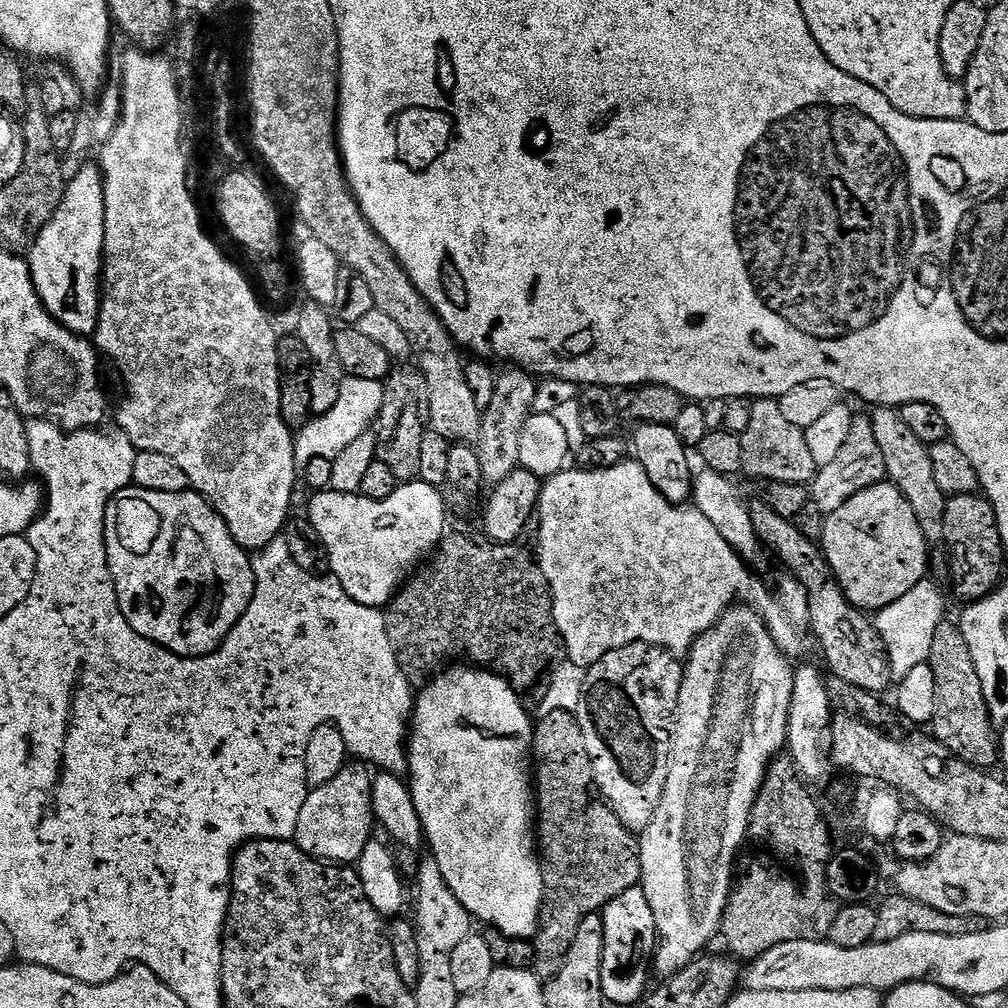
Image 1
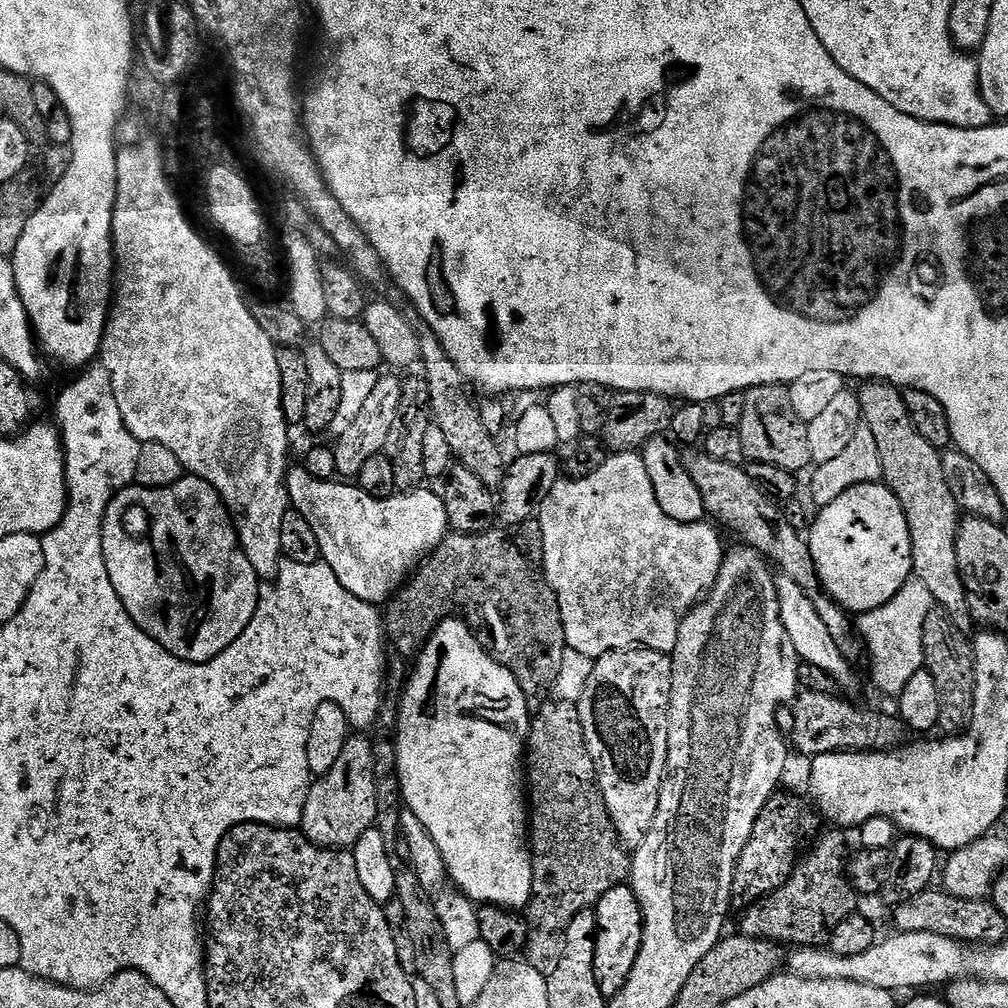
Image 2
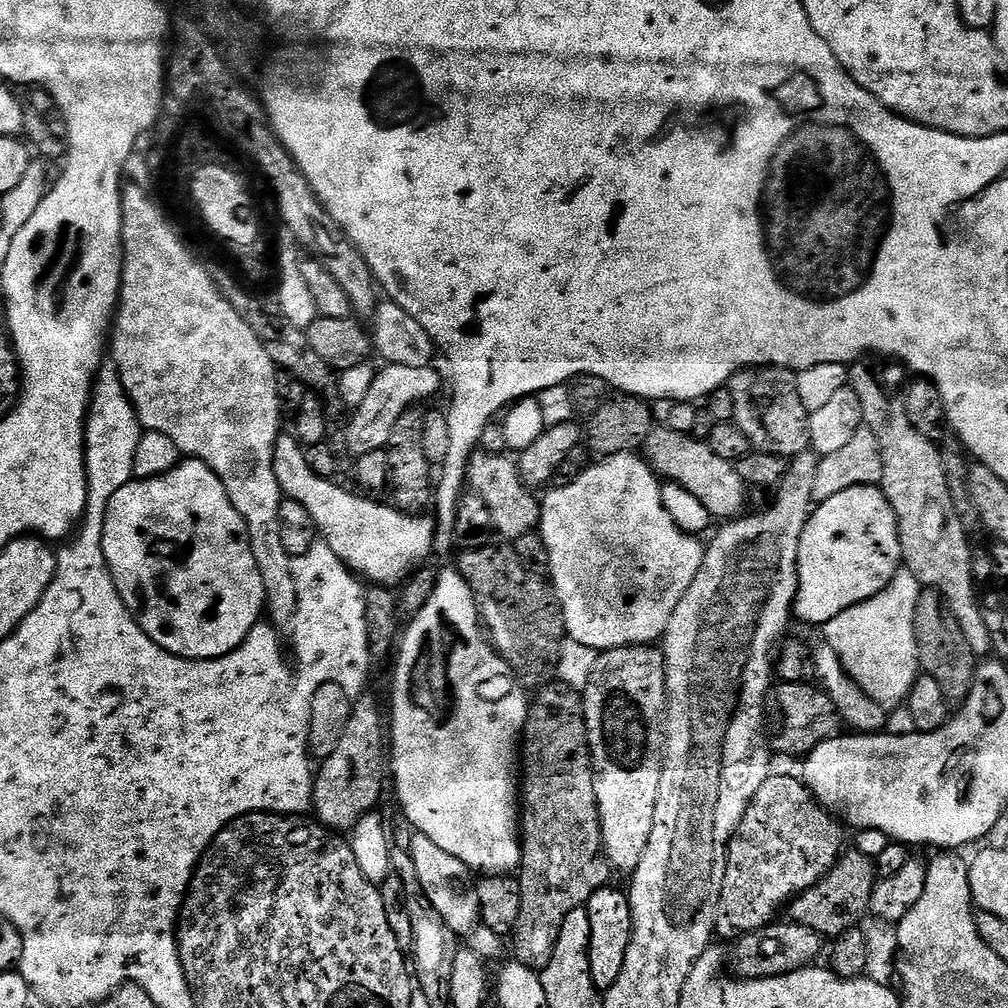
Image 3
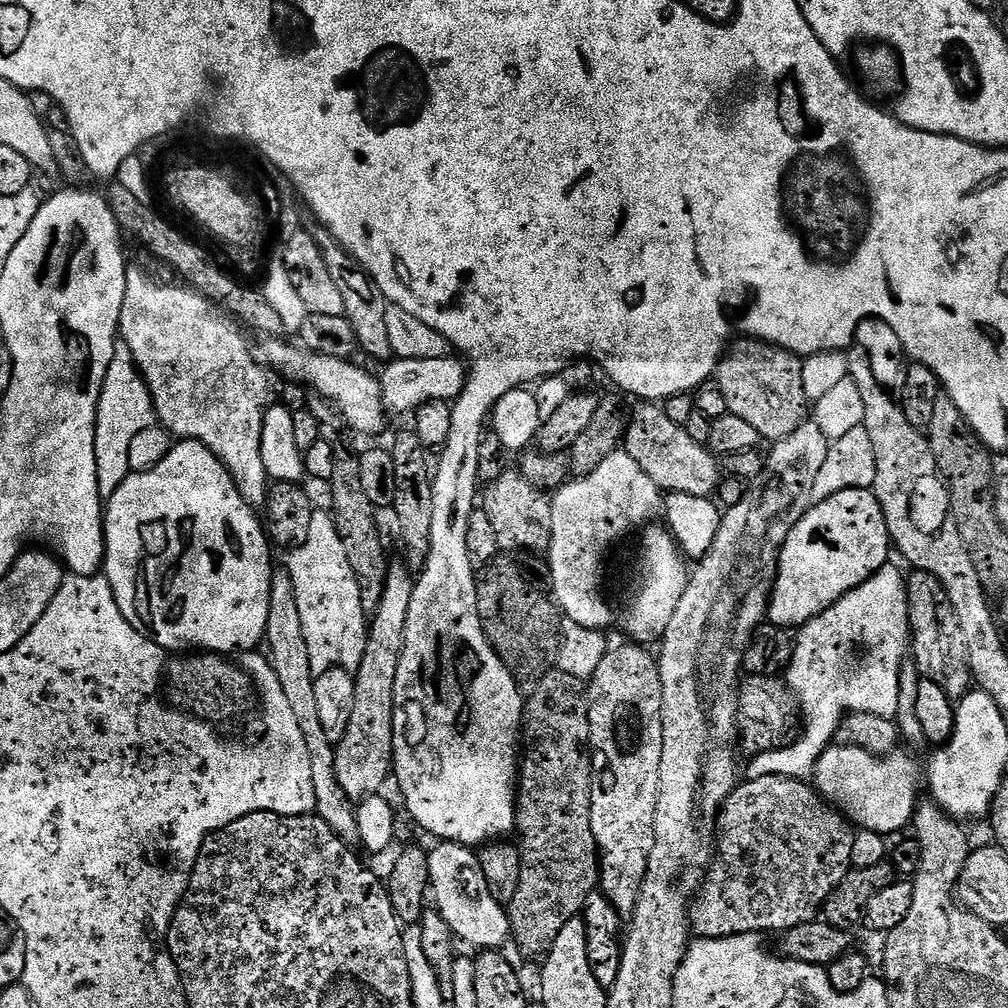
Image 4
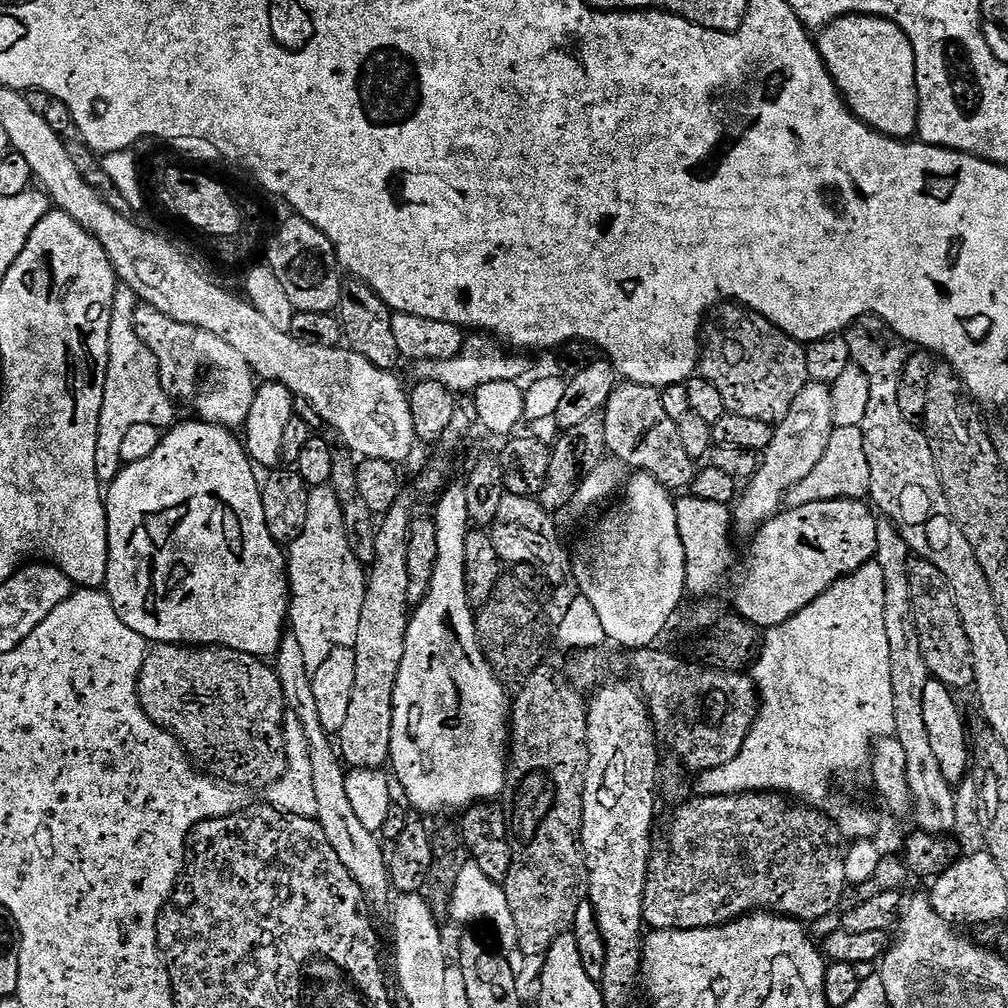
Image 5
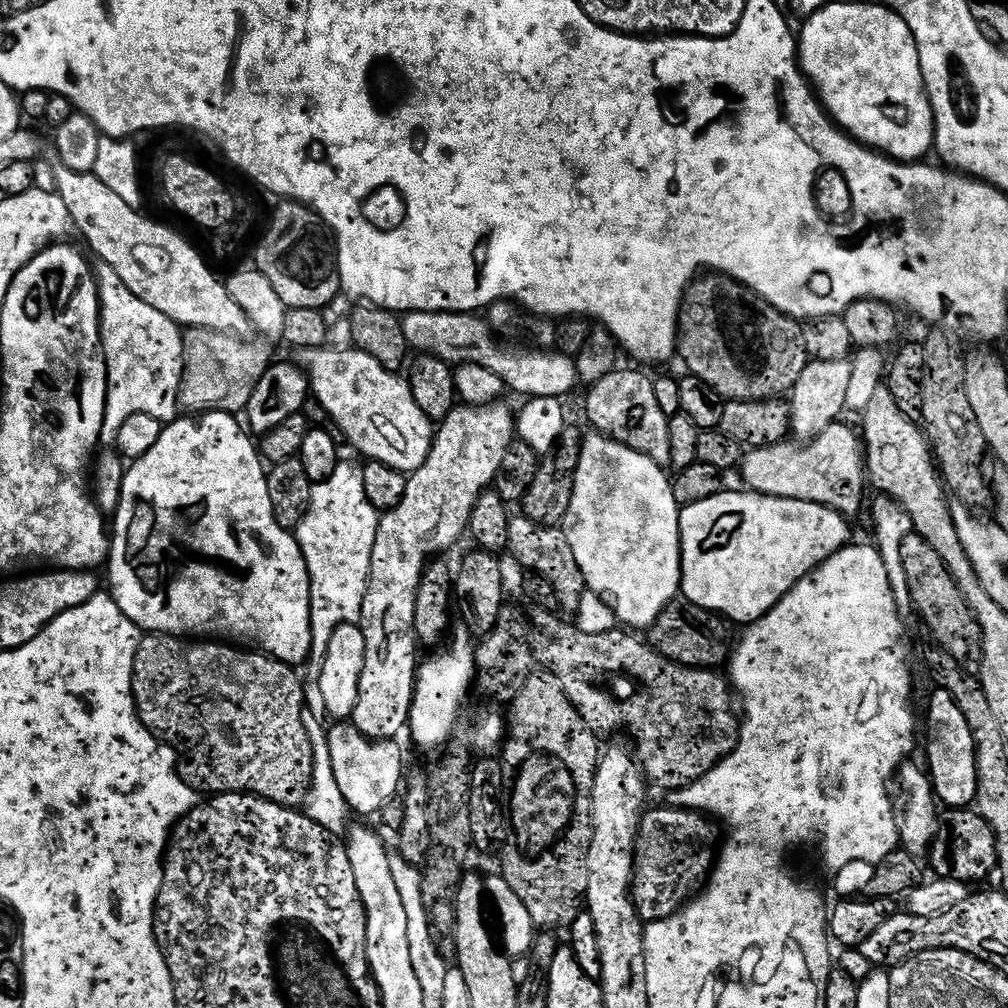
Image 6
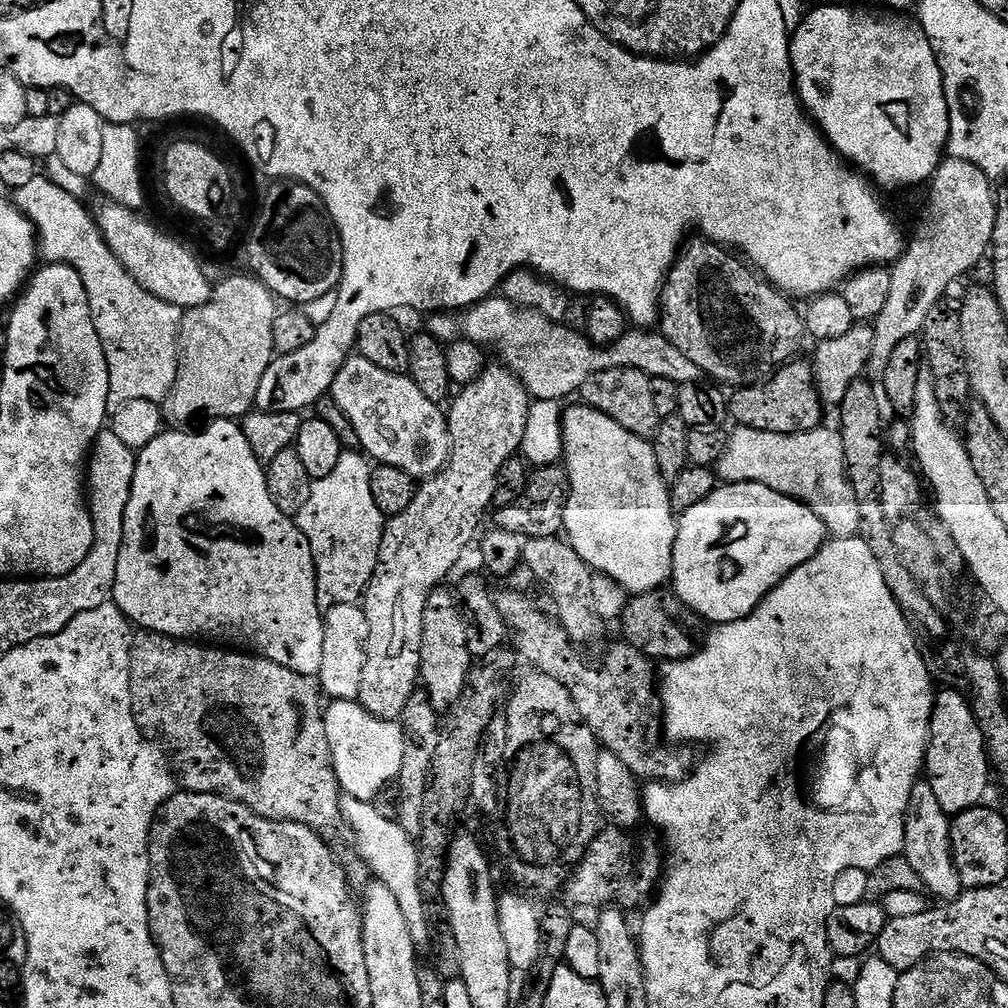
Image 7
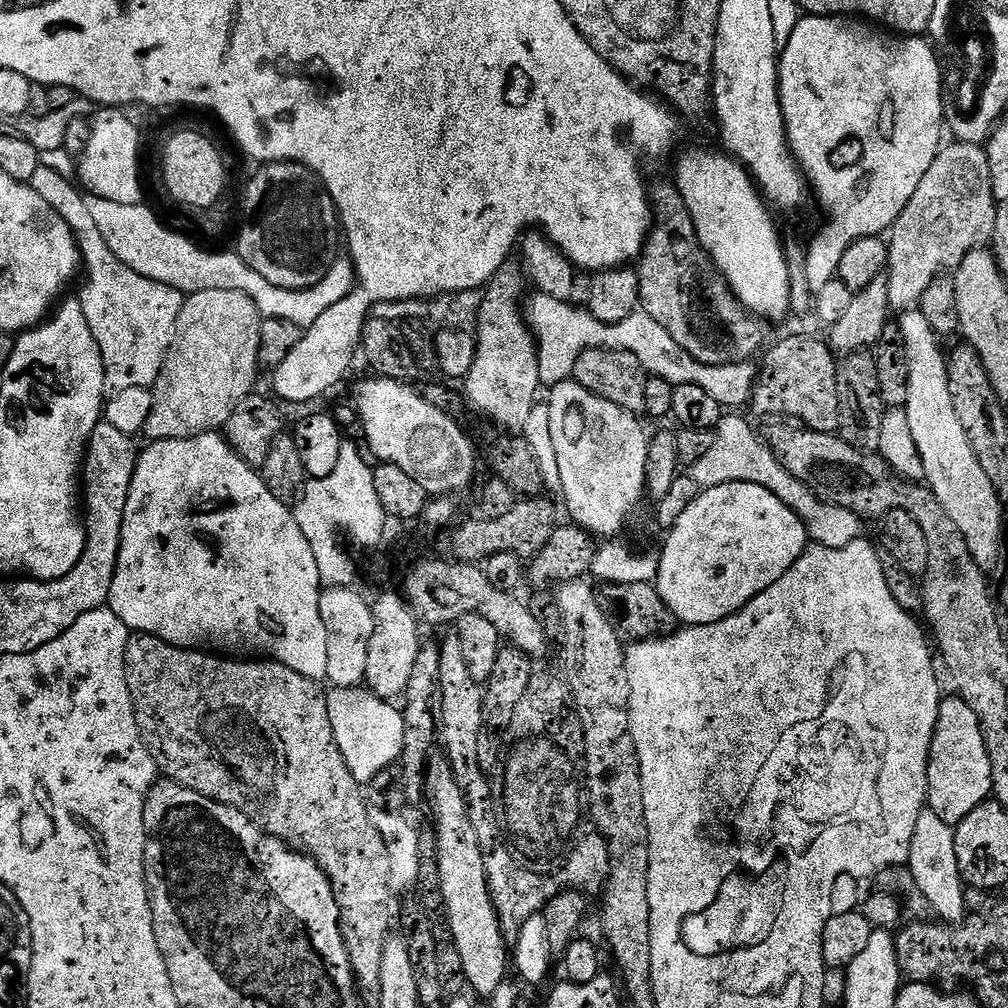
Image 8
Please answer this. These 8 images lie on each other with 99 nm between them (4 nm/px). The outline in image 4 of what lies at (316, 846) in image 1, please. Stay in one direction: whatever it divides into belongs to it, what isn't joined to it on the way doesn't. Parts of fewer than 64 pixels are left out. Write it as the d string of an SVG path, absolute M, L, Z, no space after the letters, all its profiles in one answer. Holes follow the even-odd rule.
M393 563L388 569L381 605L368 625L368 641L362 654L362 662L354 670L354 710L350 713L350 726L346 726L344 737L335 745L334 762L338 786L342 786L348 799L353 802L359 802L366 796L377 795L387 780L389 783L394 772L394 682L398 674L398 662L402 658L406 618L410 614L413 587L413 573L409 572L403 563Z

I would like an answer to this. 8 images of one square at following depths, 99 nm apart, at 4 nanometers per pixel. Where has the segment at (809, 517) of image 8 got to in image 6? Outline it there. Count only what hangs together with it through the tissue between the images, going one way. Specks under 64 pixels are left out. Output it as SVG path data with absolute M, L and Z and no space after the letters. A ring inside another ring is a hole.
M837 422L816 437L807 441L803 446L797 446L792 442L754 448L745 451L743 461L738 469L739 475L744 475L744 480L749 489L761 492L764 496L777 496L778 498L790 498L802 502L814 502L827 508L833 508L835 512L849 518L864 504L864 484L866 488L866 460L862 455L862 440L852 428L847 428L844 422Z

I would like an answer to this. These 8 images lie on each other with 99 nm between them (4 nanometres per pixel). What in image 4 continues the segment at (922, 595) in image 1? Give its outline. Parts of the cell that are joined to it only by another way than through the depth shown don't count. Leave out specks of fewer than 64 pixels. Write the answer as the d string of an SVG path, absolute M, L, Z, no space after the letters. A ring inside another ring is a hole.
M889 562L862 586L850 590L822 614L795 633L786 683L800 706L802 731L786 748L751 757L747 775L811 777L818 758L842 728L843 710L895 710L898 706L900 667L910 648L908 581Z

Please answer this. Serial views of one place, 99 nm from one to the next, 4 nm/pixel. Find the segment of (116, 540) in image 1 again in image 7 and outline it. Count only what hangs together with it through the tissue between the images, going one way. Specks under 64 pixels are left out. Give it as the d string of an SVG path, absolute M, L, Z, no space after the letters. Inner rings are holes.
M214 420L207 426L209 428L205 432L165 430L158 438L154 438L154 442L150 442L150 446L139 449L130 502L126 506L124 537L118 554L114 603L137 629L174 636L189 642L215 642L220 646L231 646L253 656L266 658L270 662L278 662L278 666L286 666L286 670L294 670L303 676L319 677L322 670L324 617L316 589L318 569L308 540L300 533L299 523L278 510L278 506L274 506L274 498L270 498L268 489L265 465L254 454L254 450L250 450L250 442L246 442L243 427L236 420Z

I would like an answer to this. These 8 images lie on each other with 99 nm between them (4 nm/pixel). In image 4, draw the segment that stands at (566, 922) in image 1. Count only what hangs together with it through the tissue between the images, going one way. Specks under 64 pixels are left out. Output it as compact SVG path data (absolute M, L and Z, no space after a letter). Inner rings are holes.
M557 670L550 671L542 677L541 680L535 681L532 692L532 697L527 697L524 705L524 720L532 728L540 728L544 724L544 720L552 720L548 724L548 728L552 732L556 732L560 728L560 732L564 736L555 736L554 733L548 732L545 736L536 736L532 740L532 749L528 753L523 753L522 763L518 768L518 791L516 794L516 826L514 829L515 835L520 835L518 839L518 847L520 850L520 857L522 858L522 882L518 882L518 894L514 894L511 904L507 905L506 911L508 914L508 921L512 924L511 939L518 942L518 946L522 950L525 958L543 958L547 956L548 951L554 946L554 938L558 938L558 930L562 930L562 926L566 926L566 922L577 919L583 913L584 903L586 898L590 898L590 894L597 891L600 883L600 857L596 850L596 839L594 838L594 830L590 826L590 806L592 805L592 789L594 787L594 764L588 756L584 753L584 748L576 739L579 738L580 732L582 736L581 722L588 719L588 705L586 700L585 685L576 677L571 677L570 674L562 673Z

